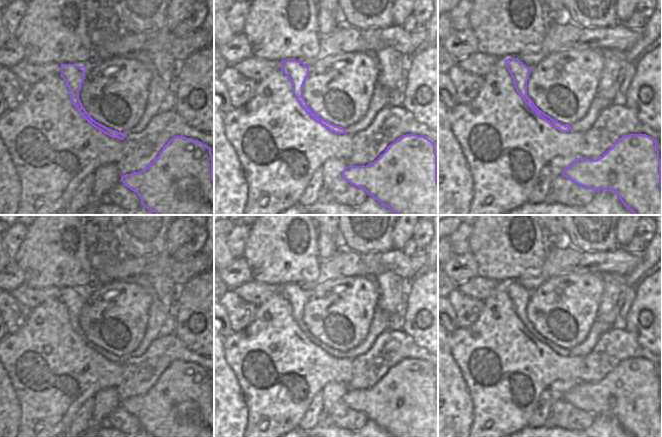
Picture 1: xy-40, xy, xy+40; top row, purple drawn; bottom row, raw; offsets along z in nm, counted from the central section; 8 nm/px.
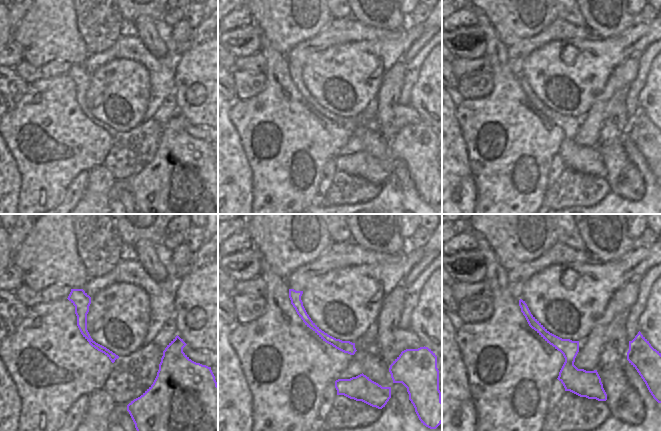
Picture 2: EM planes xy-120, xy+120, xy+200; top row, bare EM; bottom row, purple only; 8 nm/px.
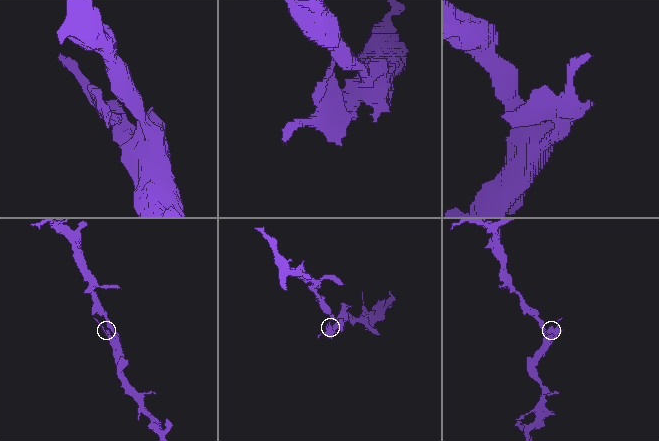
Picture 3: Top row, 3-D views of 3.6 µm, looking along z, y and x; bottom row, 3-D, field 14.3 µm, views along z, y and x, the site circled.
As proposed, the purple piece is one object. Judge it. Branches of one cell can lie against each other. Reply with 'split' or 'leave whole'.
leave whole

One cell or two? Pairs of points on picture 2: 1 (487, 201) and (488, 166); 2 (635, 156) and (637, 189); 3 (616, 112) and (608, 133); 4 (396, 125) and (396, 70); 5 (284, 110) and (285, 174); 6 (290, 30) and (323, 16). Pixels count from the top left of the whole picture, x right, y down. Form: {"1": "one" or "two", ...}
{"1": "one", "2": "two", "3": "one", "4": "two", "5": "one", "6": "one"}

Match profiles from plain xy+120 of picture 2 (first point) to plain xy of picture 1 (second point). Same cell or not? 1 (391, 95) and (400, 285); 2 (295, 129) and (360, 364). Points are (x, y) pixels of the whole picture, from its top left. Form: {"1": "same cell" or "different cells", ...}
{"1": "same cell", "2": "different cells"}

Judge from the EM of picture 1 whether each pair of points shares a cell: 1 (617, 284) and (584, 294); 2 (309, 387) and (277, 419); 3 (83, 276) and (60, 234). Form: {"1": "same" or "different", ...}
{"1": "different", "2": "same", "3": "same"}

